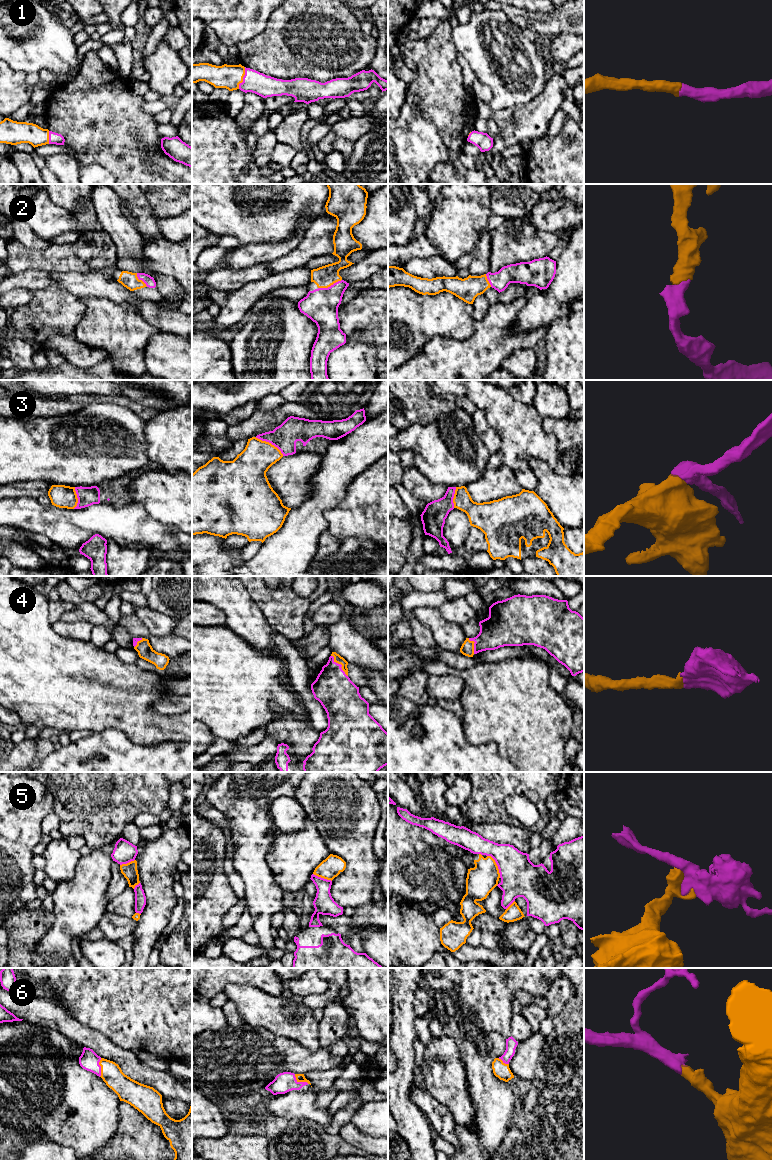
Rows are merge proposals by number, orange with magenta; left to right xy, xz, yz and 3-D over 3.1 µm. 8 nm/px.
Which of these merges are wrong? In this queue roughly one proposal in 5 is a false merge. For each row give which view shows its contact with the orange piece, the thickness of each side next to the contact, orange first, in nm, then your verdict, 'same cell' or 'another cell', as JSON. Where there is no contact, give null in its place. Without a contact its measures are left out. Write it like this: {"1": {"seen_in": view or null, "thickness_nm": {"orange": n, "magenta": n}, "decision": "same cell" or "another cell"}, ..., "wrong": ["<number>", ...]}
{"1": {"seen_in": "xz", "thickness_nm": {"orange": 190, "magenta": 180}, "decision": "same cell"}, "2": {"seen_in": "xz", "thickness_nm": {"orange": 170, "magenta": 280}, "decision": "same cell"}, "3": {"seen_in": "xz", "thickness_nm": {"orange": 280, "magenta": 200}, "decision": "another cell"}, "4": {"seen_in": "xz", "thickness_nm": {"orange": 70, "magenta": 320}, "decision": "same cell"}, "5": {"seen_in": "yz", "thickness_nm": {"orange": 240, "magenta": 300}, "decision": "another cell"}, "6": {"seen_in": "xy", "thickness_nm": {"orange": 170, "magenta": 160}, "decision": "same cell"}, "wrong": ["3", "5"]}

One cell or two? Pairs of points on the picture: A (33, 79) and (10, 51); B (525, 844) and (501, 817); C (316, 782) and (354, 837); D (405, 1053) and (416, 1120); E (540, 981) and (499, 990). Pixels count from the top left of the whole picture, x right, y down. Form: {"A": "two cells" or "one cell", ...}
{"A": "two cells", "B": "two cells", "C": "one cell", "D": "one cell", "E": "one cell"}

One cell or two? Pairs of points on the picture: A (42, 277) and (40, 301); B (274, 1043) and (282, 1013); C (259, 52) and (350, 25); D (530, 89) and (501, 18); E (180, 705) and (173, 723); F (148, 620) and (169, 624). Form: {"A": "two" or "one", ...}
{"A": "two", "B": "two", "C": "one", "D": "one", "E": "two", "F": "one"}

